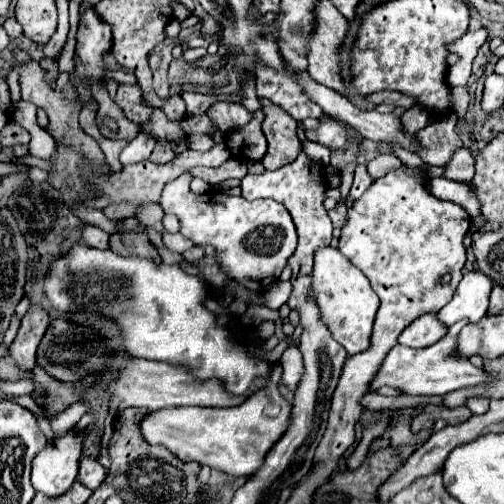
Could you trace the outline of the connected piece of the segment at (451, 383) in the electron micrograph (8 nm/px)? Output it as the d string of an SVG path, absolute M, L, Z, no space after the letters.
M466 319L456 322L450 326L446 337L442 337L438 343L434 343L430 347L412 349L412 347L404 347L404 345L394 345L388 351L386 359L382 361L380 369L376 371L376 377L372 379L370 391L378 391L380 387L388 385L388 387L400 389L406 395L446 395L446 393L456 391L460 387L472 387L472 385L490 381L490 375L486 375L484 369L478 369L468 359L454 355L456 337L463 326L467 324Z

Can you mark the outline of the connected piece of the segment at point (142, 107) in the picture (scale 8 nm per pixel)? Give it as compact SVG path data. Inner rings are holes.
M120 85L114 101L116 101L116 105L124 111L124 115L126 115L130 121L138 123L138 125L148 123L152 111L154 111L154 107L146 105L146 101L144 101L142 91L140 91L138 85Z

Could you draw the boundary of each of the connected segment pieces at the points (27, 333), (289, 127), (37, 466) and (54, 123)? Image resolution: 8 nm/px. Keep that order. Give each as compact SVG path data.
M30 305L28 313L22 319L18 337L14 339L14 343L8 349L8 355L12 355L18 363L20 369L30 371L36 365L36 349L40 345L40 339L46 331L50 323L48 311L38 307L38 305Z
M260 99L264 121L262 131L268 139L268 151L262 157L262 165L268 171L274 171L286 163L292 163L300 153L300 139L296 135L298 123L284 111L280 105Z
M74 427L68 429L64 435L54 437L54 441L50 441L32 461L32 485L34 485L34 489L40 493L46 493L50 497L58 497L58 495L66 493L72 487L72 483L76 481L78 461L82 457L84 441L86 441L86 433L76 431Z
M26 63L20 65L20 87L22 87L22 99L32 101L36 107L42 107L50 119L46 131L54 137L56 141L56 153L52 157L52 171L50 171L50 185L62 193L62 199L66 199L70 209L76 209L78 205L86 205L92 209L104 209L110 203L120 203L128 201L136 207L146 205L146 203L160 203L160 193L168 181L174 181L182 173L186 173L190 167L204 165L204 167L220 167L230 155L228 147L224 143L214 145L206 153L198 151L184 151L170 163L158 165L152 161L142 161L124 167L122 171L114 171L98 141L84 133L78 121L80 102L76 101L74 89L69 83L68 74L62 72L56 83L56 87L50 87L46 83L46 73L38 63Z

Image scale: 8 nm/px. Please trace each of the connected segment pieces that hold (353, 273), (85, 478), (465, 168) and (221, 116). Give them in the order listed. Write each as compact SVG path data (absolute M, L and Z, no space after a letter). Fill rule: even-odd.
M324 247L316 251L312 277L312 297L316 299L322 313L322 321L332 331L332 337L348 351L348 355L366 351L370 347L372 325L380 303L366 275L358 267L354 267L338 249Z
M90 455L82 457L82 461L80 461L80 475L78 475L82 485L86 485L90 489L96 489L96 487L102 485L104 477L106 477L106 471L94 457L90 457Z
M466 147L458 149L450 157L450 161L444 165L444 177L452 179L452 181L458 181L458 183L472 183L474 157L472 157L472 153Z
M216 101L210 105L206 115L218 125L222 133L232 133L234 129L246 125L250 121L250 111L242 103L232 101Z

